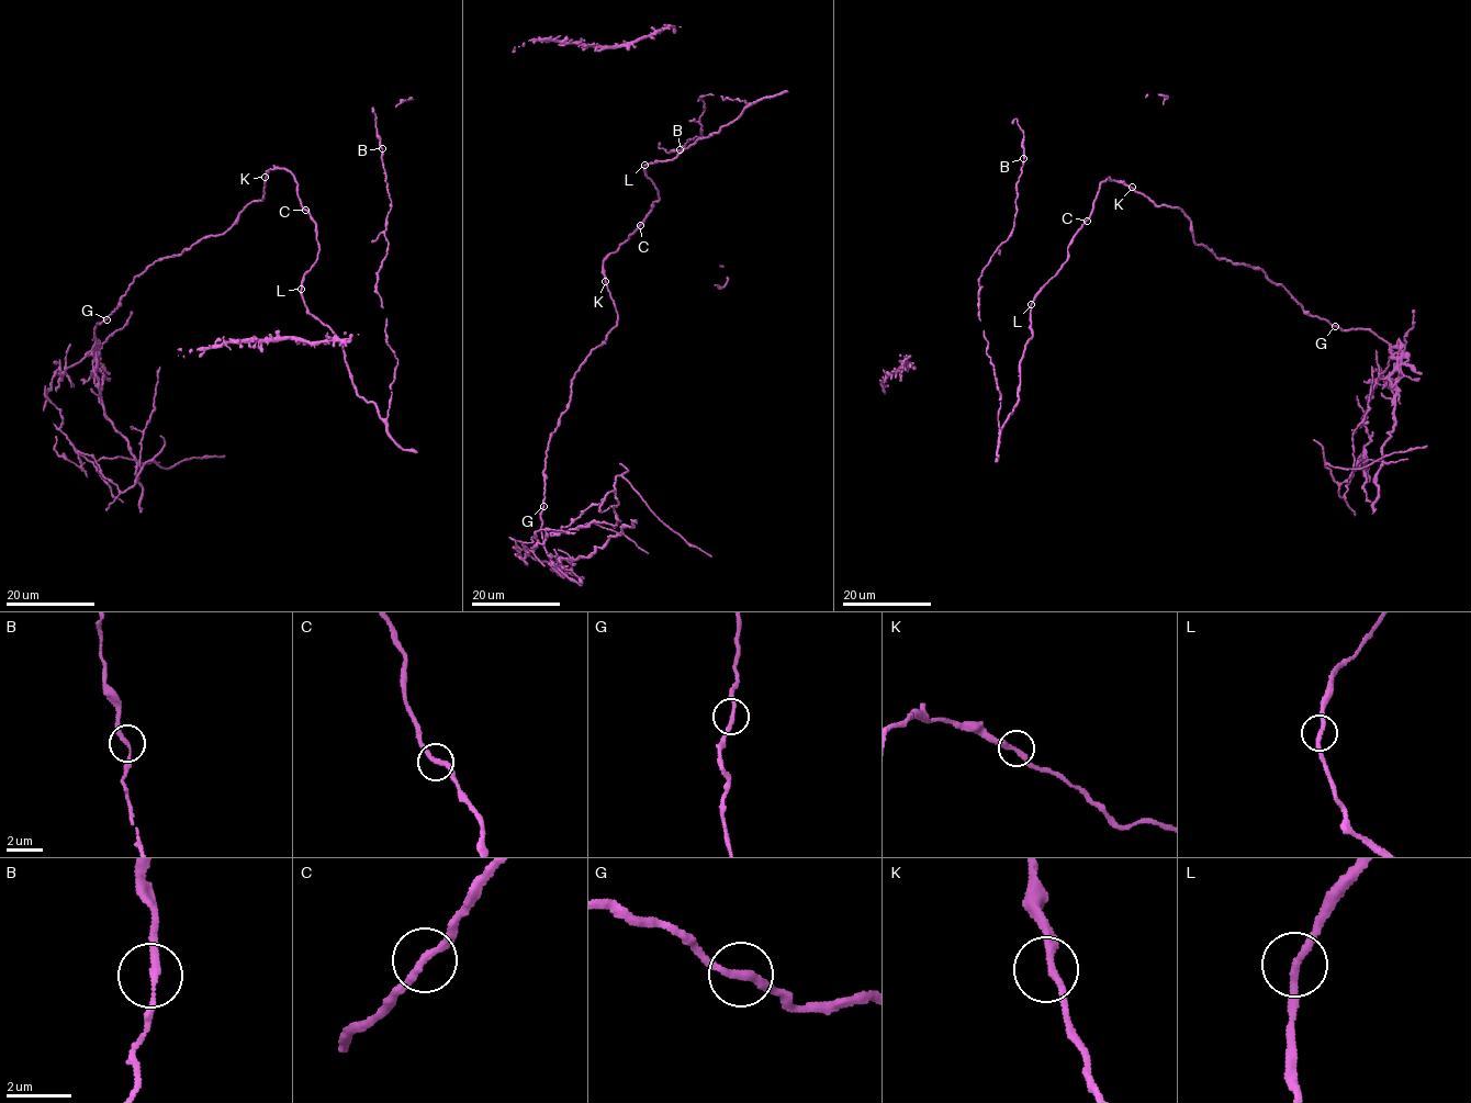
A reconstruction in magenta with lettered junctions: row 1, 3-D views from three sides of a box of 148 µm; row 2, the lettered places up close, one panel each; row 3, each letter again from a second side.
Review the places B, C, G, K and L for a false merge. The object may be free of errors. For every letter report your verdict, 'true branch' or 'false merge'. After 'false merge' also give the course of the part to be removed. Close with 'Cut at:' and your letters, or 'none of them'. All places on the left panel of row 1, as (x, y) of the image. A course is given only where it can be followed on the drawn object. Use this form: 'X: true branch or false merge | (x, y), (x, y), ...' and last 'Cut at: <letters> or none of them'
B: true branch
C: true branch
G: false merge | (107, 318), (93, 331), (94, 384), (135, 459), (79, 452), (122, 492), (147, 461), (170, 469), (224, 454)
K: true branch
L: true branch
Cut at: G

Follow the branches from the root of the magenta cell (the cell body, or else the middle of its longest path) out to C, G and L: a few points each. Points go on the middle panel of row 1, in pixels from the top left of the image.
C: (606, 281), (603, 262), (640, 225)
G: (606, 281), (617, 312), (617, 324), (573, 378), (569, 407), (548, 443), (543, 506)
L: (606, 281), (603, 262), (629, 239), (654, 201), (660, 199), (644, 165)

